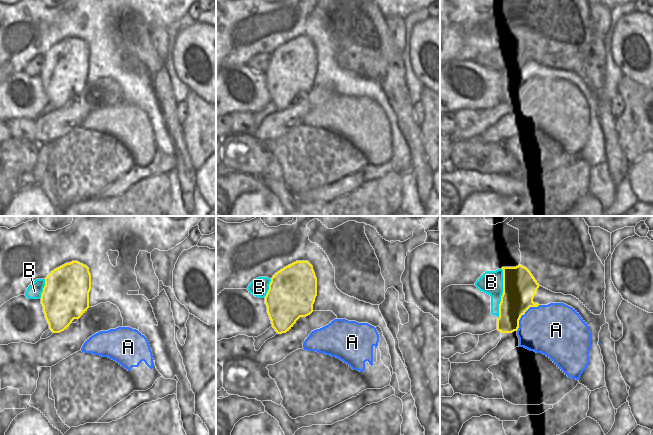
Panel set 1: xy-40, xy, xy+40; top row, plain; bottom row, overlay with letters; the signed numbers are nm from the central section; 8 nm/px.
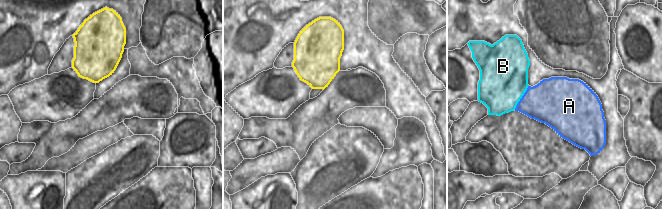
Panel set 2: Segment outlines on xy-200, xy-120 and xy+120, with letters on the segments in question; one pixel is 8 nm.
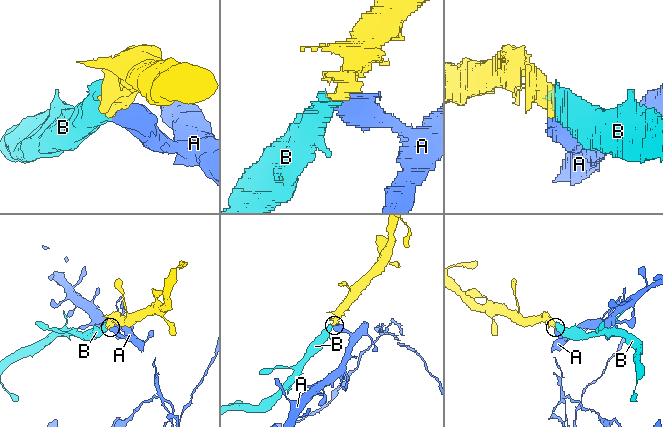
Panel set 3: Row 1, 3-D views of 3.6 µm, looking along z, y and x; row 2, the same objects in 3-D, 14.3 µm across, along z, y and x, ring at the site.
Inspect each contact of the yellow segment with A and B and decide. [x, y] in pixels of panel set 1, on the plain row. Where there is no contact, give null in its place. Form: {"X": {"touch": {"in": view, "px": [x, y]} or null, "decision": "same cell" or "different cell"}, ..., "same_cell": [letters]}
{"A": {"touch": {"in": "xy+40", "px": [523, 90]}, "decision": "different cell"}, "B": {"touch": {"in": "xy+40", "px": [503, 69]}, "decision": "same cell"}, "same_cell": ["B"]}

